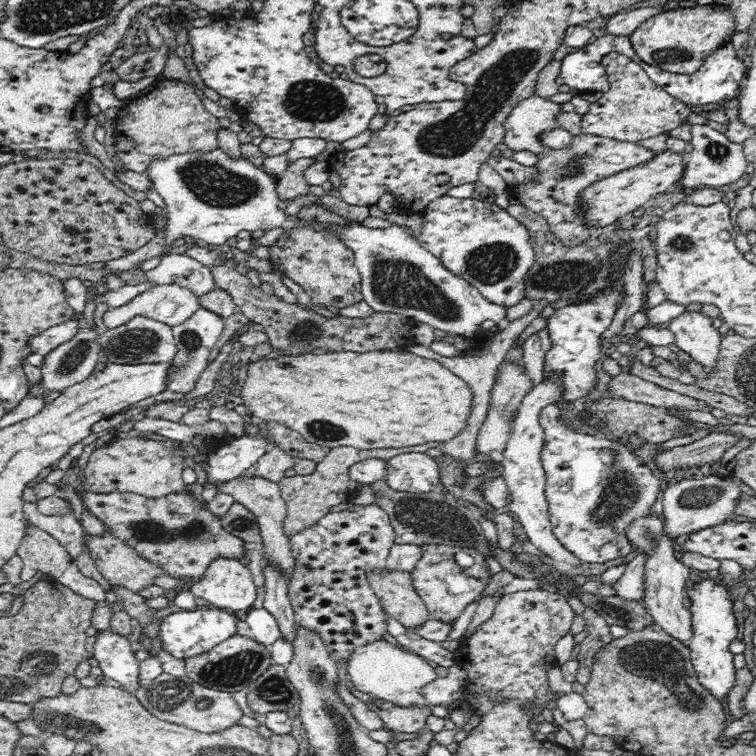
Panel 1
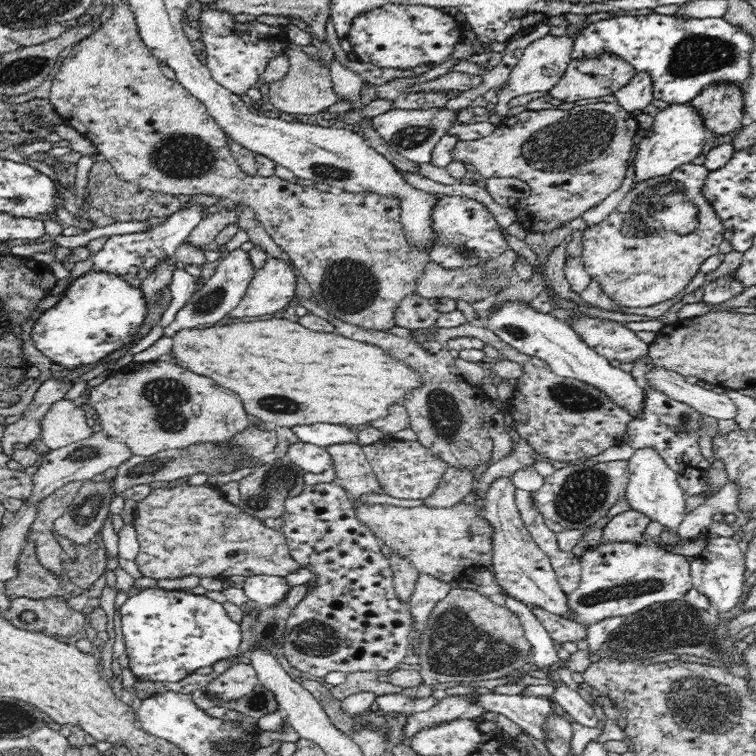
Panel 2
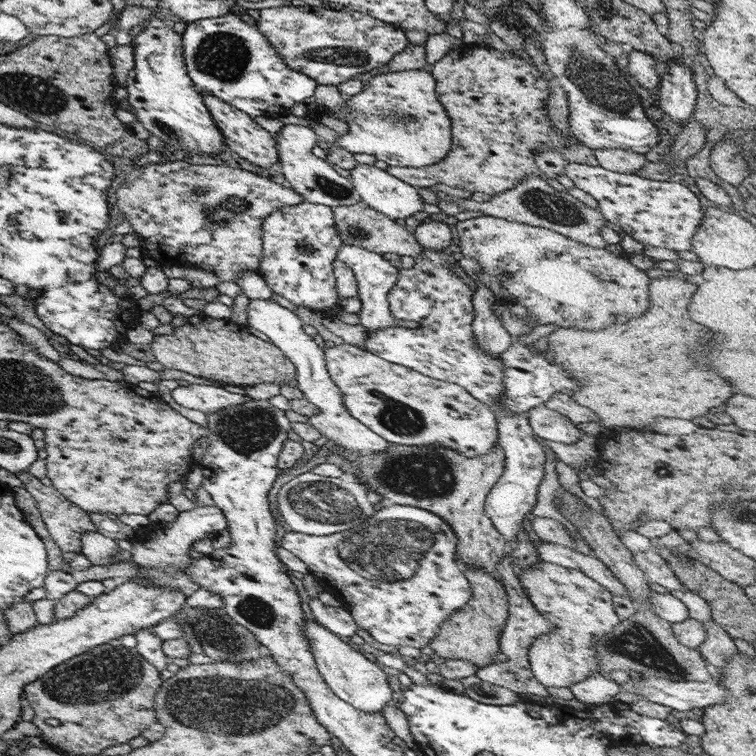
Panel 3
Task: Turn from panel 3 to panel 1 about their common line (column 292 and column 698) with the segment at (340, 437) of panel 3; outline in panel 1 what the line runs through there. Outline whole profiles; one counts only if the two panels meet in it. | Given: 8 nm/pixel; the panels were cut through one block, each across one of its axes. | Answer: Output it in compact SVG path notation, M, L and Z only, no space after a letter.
M701 311L684 312L670 321L668 328L675 335L676 346L690 355L692 361L708 371L715 370L722 340L716 320Z

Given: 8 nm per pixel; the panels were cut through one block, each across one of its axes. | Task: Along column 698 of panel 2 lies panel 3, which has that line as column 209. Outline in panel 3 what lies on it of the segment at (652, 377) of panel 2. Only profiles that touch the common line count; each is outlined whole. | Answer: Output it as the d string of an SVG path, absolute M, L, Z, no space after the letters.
M181 383L170 392L170 396L184 408L201 410L202 412L217 412L243 402L249 397L241 390L214 385L198 385Z

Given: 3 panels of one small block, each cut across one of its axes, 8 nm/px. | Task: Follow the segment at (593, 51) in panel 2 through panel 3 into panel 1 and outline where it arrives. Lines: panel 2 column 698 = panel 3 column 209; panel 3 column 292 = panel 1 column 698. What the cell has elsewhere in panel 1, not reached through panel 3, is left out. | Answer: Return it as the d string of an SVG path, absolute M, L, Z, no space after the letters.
M734 40L726 42L716 52L706 56L702 66L694 74L668 72L648 63L642 64L642 67L658 87L662 87L668 95L680 99L688 107L691 104L704 106L704 104L714 104L720 101L726 103L734 97L740 97L743 88L740 82L747 78L742 60L736 57L736 50Z

